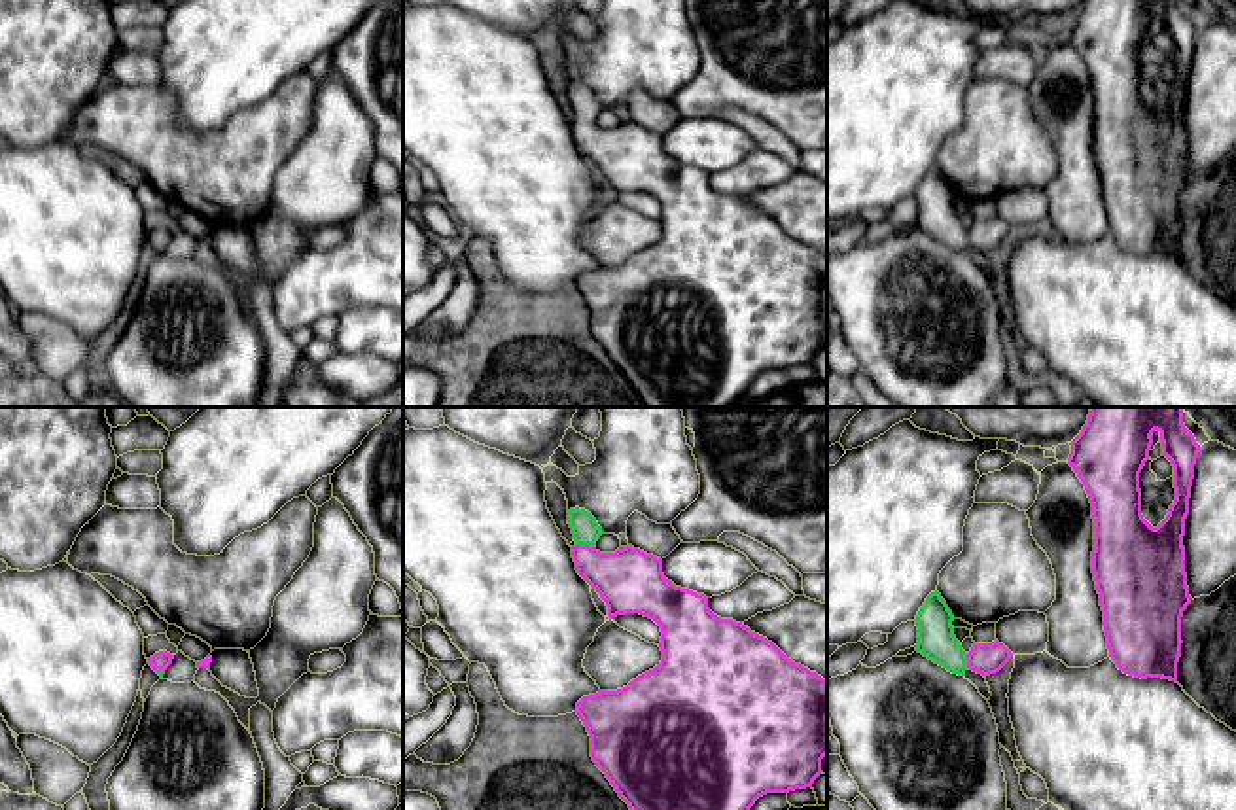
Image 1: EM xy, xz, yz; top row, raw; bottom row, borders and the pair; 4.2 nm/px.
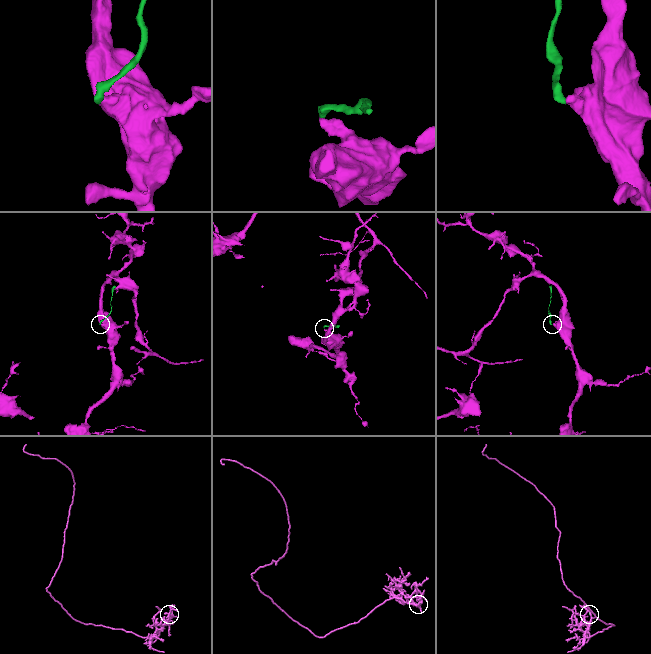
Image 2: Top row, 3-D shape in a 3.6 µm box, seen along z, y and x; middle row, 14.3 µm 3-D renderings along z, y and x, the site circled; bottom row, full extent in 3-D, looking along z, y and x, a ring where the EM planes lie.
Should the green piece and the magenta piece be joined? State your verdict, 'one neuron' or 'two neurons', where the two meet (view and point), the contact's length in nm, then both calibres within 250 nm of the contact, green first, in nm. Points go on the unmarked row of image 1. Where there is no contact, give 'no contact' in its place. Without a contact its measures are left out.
one neuron | xz (585, 120) | 80 nm | 120/280 nm

